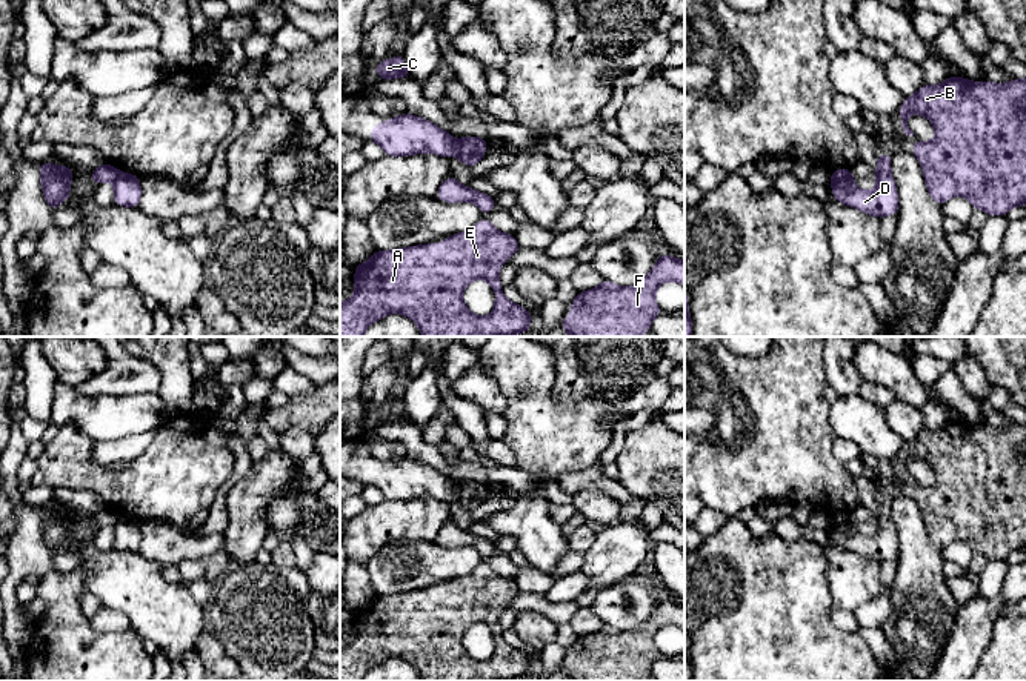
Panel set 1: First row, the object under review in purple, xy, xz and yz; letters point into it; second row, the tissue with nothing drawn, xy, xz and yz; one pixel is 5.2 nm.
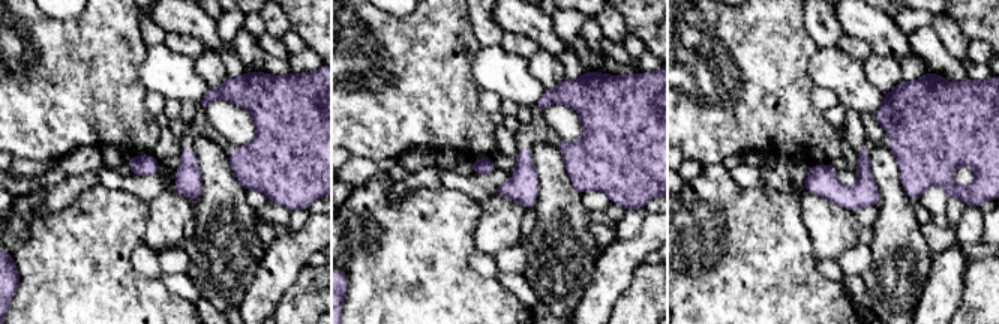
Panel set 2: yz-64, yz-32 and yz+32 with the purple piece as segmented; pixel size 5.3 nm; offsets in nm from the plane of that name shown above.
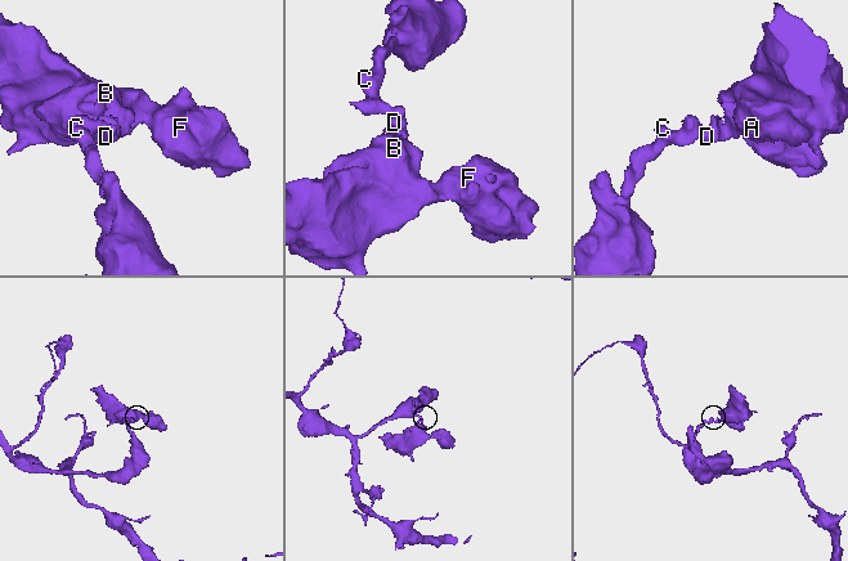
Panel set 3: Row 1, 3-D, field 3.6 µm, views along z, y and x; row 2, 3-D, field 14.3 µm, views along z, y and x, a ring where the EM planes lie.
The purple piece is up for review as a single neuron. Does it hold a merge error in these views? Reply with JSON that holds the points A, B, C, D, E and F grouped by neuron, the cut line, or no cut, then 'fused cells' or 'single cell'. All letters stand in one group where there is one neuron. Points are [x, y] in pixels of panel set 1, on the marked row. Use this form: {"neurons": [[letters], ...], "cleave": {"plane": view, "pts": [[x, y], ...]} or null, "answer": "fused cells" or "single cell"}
{"neurons": [["A", "B", "D", "E", "F"], ["C"]], "cleave": {"plane": "yz", "pts": [[851, 174], [846, 177], [831, 177]]}, "answer": "fused cells"}

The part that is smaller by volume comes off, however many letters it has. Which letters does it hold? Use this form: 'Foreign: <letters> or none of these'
Foreign: A, B, D, E, F

